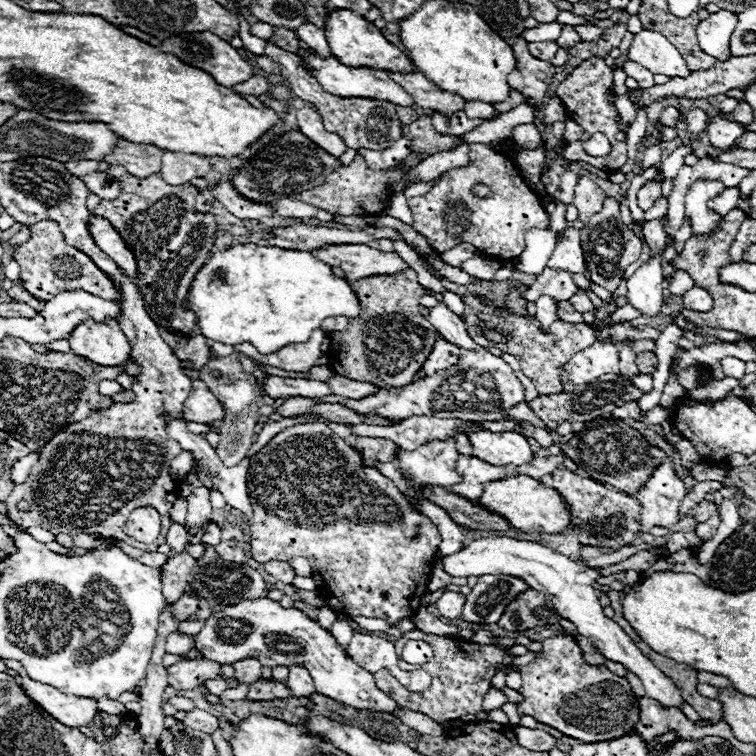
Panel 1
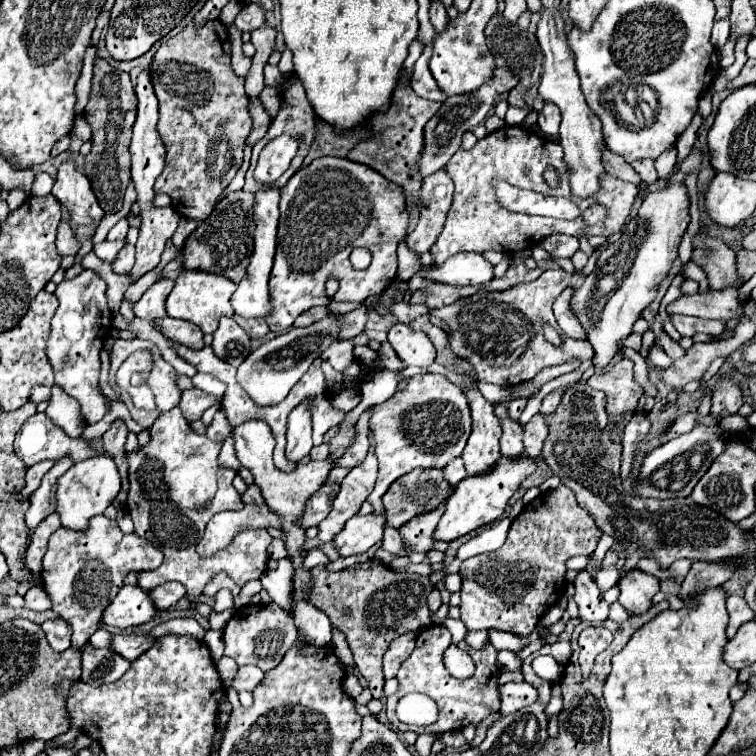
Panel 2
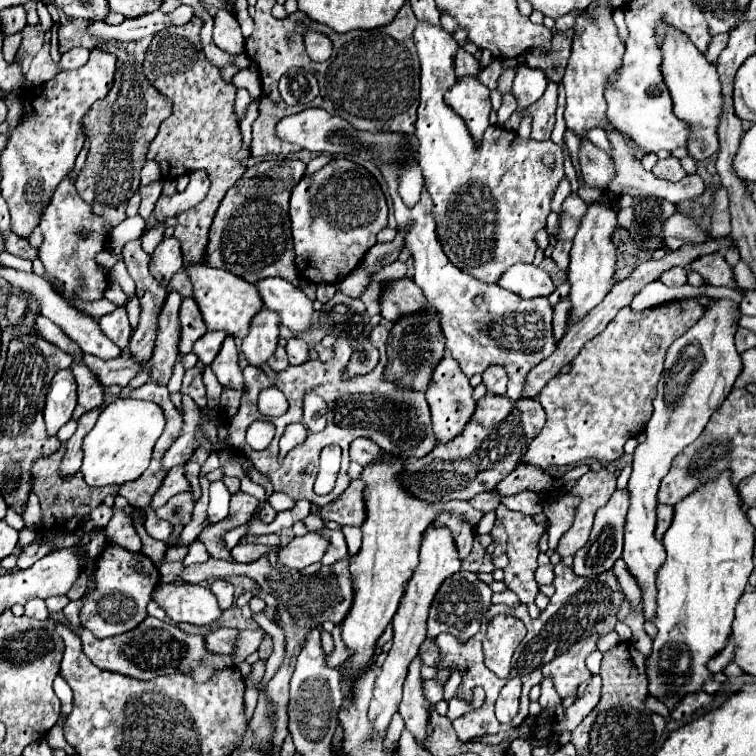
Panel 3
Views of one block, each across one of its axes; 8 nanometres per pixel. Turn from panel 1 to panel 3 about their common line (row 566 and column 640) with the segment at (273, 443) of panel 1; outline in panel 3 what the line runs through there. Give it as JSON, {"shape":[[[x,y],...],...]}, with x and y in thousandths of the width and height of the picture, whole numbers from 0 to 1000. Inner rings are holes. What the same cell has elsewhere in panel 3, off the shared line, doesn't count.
{"shape":[[[881,399],[849,413],[839,413],[833,407],[820,410],[820,415],[815,415],[815,421],[802,431],[796,442],[772,455],[767,468],[757,476],[757,489],[751,495],[738,495],[735,500],[730,500],[712,521],[712,532],[722,545],[722,561],[714,574],[698,587],[698,595],[688,603],[688,614],[725,622],[728,616],[751,616],[775,606],[786,606],[794,614],[817,608],[825,601],[828,582],[844,577],[862,550],[868,508],[876,495],[884,458],[913,431],[918,431],[926,415],[931,415],[931,405],[926,405],[923,399]]]}

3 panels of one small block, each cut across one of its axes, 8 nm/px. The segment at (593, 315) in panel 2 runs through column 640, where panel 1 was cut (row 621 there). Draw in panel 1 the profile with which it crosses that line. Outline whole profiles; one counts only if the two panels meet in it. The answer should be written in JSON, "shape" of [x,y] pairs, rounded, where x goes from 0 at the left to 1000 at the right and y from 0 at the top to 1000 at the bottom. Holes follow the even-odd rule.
{"shape":[[[339,791],[339,794],[325,794],[317,796],[312,802],[299,802],[291,810],[283,810],[278,817],[272,817],[270,831],[257,841],[257,862],[265,862],[270,870],[275,873],[286,873],[291,878],[310,878],[315,873],[323,870],[339,870],[344,878],[349,881],[386,881],[389,876],[405,881],[405,886],[410,886],[410,894],[415,897],[415,907],[421,918],[429,918],[450,931],[458,934],[474,934],[481,939],[497,939],[497,942],[513,942],[519,944],[524,937],[529,937],[513,918],[508,918],[497,902],[495,894],[484,886],[479,886],[474,878],[468,878],[468,873],[458,865],[455,857],[450,857],[442,847],[439,839],[434,839],[429,831],[423,831],[421,823],[410,820],[402,810],[397,810],[394,804],[373,804],[370,796],[362,796],[357,791]]]}

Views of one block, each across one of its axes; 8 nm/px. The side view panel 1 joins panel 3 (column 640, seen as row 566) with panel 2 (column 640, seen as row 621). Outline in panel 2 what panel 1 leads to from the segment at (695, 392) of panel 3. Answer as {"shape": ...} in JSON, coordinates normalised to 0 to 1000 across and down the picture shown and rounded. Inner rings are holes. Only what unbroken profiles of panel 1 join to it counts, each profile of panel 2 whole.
{"shape":[[[844,751],[828,757],[817,767],[817,780],[820,780],[820,799],[828,802],[828,807],[839,812],[849,812],[860,804],[862,788],[873,780],[873,770],[868,762],[854,759]]]}

